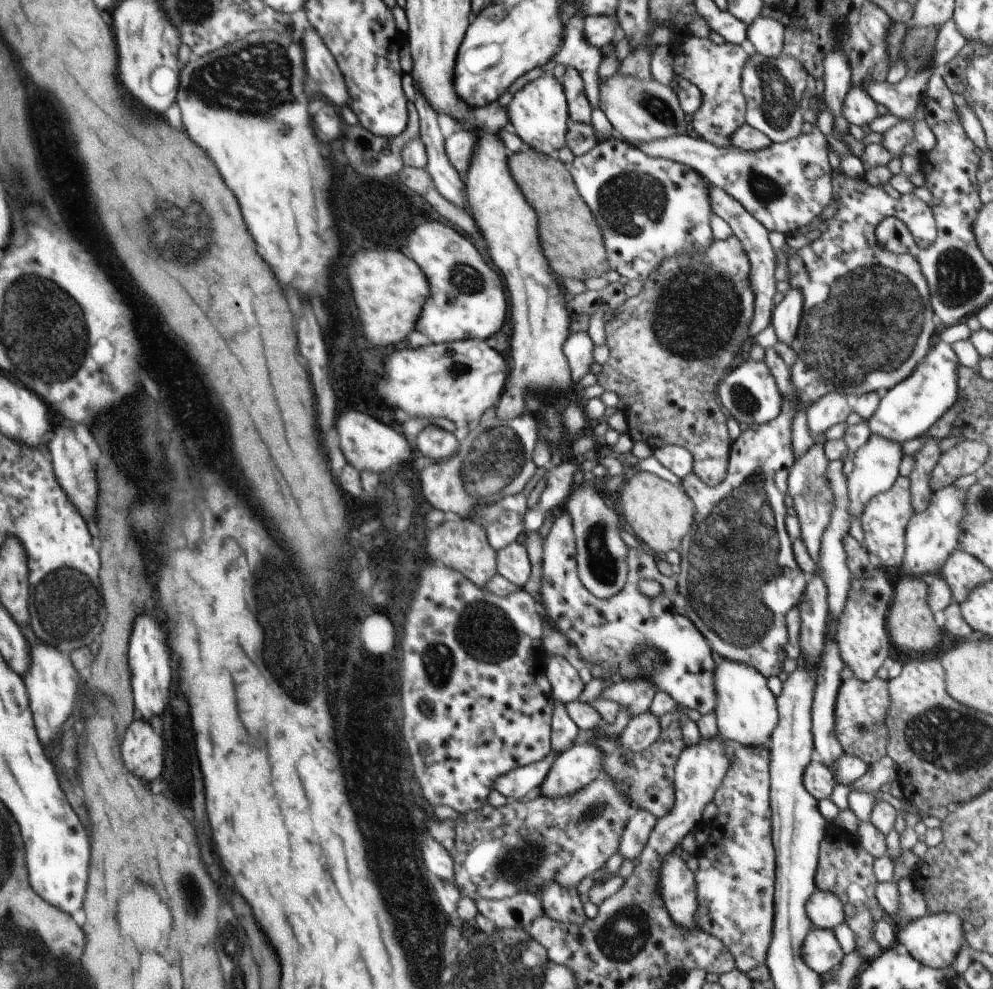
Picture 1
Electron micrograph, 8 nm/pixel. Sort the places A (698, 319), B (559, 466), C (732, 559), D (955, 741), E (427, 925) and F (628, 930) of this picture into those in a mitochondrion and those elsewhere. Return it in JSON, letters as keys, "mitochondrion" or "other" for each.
{"A":"mitochondrion","B":"other","C":"mitochondrion","D":"mitochondrion","E":"mitochondrion","F":"mitochondrion"}

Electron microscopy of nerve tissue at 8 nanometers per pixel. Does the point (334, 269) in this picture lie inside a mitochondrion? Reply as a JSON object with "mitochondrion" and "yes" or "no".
{"mitochondrion":"no"}

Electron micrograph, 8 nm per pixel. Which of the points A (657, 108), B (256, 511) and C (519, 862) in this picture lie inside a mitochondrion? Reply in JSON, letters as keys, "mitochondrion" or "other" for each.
{"A":"mitochondrion","B":"other","C":"mitochondrion"}

